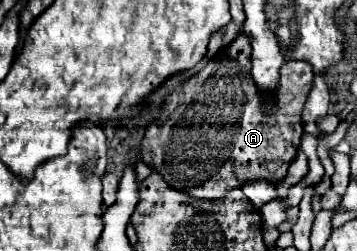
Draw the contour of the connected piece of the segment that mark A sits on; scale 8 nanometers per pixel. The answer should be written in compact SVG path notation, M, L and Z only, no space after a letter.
M240 34L222 54L206 64L206 68L188 80L182 92L168 96L162 120L146 130L140 160L160 172L164 180L178 190L188 192L192 198L218 200L228 190L242 186L248 180L276 180L286 176L288 164L298 152L302 130L302 108L312 88L312 66L308 62L286 62L280 70L282 86L278 90L280 112L274 116L264 116L260 110L260 94L250 76L250 42L246 34Z

